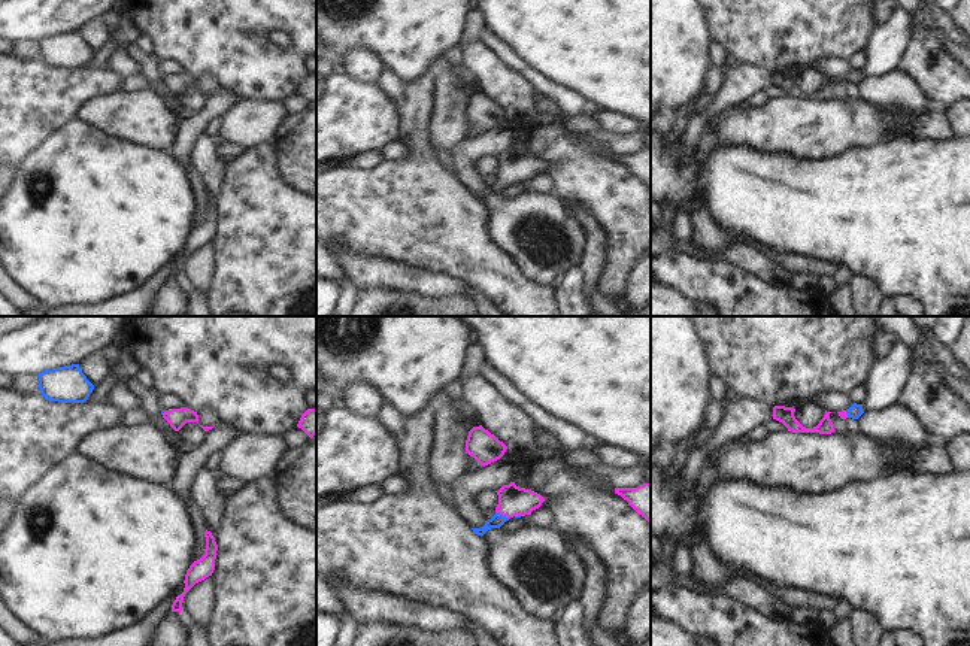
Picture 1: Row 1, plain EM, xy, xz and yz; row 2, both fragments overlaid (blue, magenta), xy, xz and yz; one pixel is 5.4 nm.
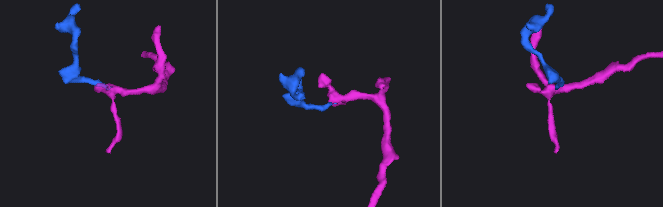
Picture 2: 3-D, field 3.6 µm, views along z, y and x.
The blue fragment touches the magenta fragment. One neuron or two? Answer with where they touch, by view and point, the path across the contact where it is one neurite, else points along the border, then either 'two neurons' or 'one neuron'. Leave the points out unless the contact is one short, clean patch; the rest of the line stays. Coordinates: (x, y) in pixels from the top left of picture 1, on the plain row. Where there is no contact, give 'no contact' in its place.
contact xz (502, 181); way xz (497, 185), (502, 181), (512, 166); one neuron

